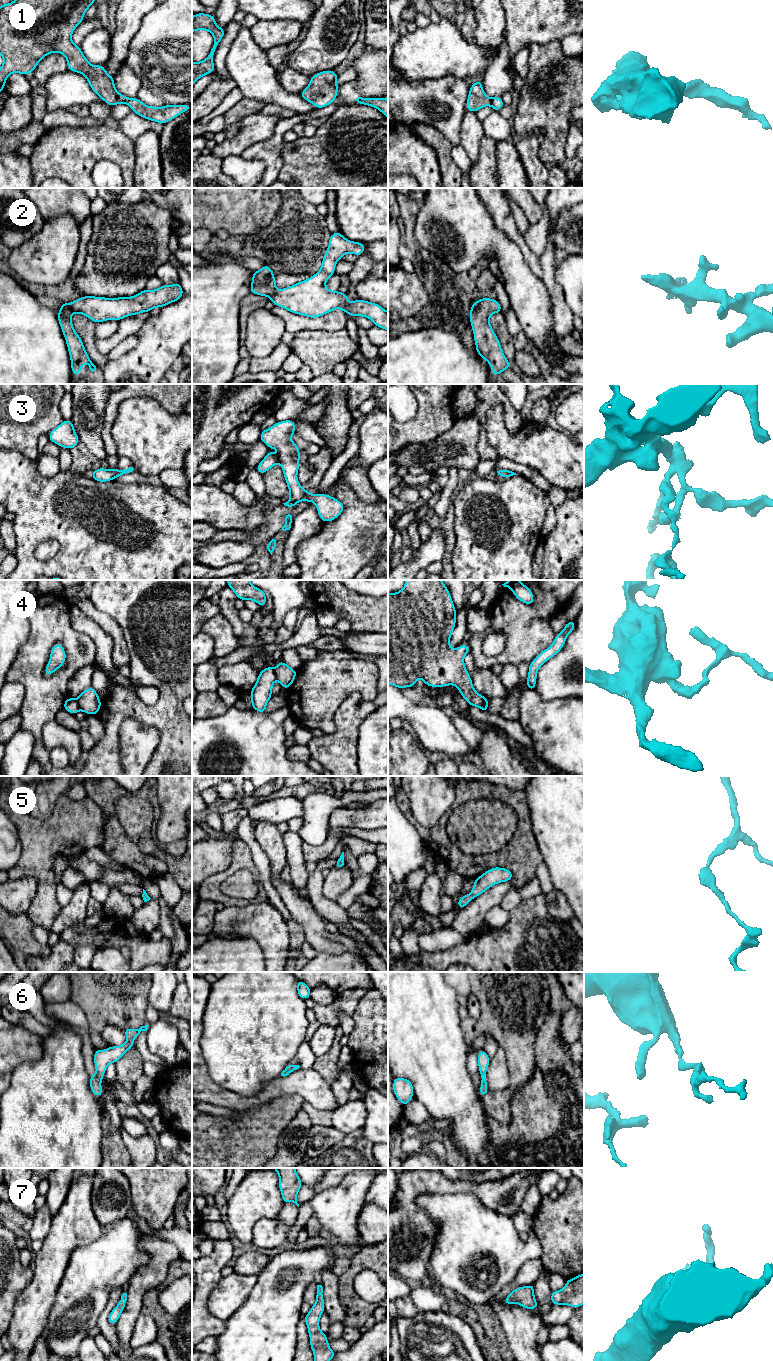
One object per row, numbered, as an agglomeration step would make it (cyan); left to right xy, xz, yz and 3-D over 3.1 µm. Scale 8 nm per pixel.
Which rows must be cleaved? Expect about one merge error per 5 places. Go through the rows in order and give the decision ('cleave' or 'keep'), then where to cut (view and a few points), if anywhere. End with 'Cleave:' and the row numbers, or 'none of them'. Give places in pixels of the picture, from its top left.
1: keep; cut none
2: keep; cut none
3: keep; cut none
4: cleave; cut xy (76, 699), (80, 709)
5: keep; cut none
6: keep; cut none
7: keep; cut none
Cleave: 4

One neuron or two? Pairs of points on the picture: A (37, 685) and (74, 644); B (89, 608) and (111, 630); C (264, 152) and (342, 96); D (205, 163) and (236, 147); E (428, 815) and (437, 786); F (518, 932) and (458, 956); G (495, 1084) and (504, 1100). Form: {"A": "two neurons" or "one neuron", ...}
{"A": "one neuron", "B": "one neuron", "C": "one neuron", "D": "two neurons", "E": "one neuron", "F": "one neuron", "G": "two neurons"}

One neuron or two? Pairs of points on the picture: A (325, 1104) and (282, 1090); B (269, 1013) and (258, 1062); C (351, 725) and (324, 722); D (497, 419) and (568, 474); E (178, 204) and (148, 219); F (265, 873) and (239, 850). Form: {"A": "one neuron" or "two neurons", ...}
{"A": "one neuron", "B": "one neuron", "C": "two neurons", "D": "one neuron", "E": "two neurons", "F": "two neurons"}

